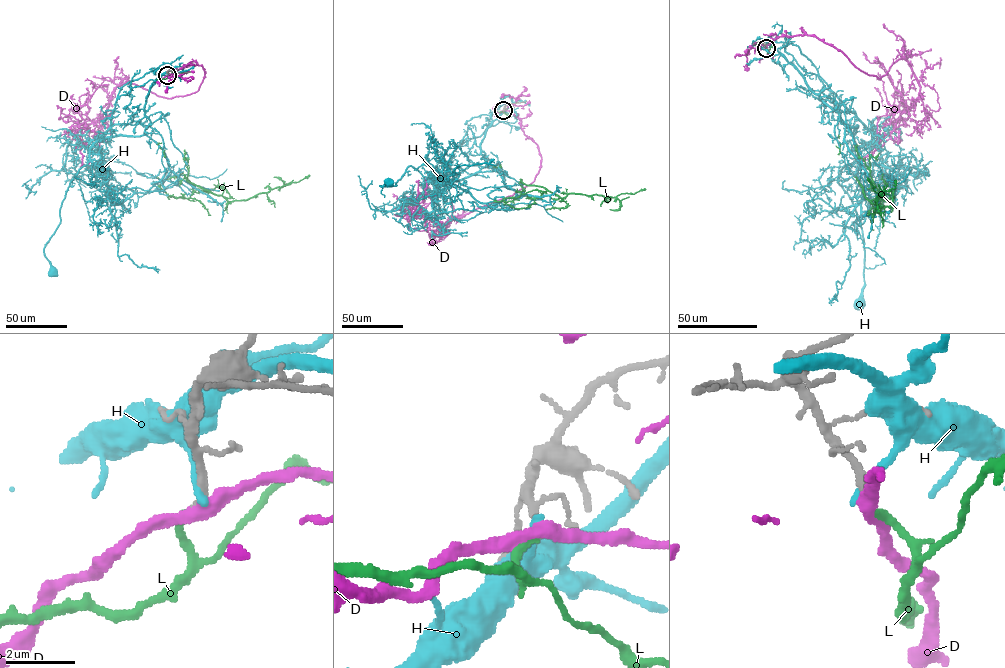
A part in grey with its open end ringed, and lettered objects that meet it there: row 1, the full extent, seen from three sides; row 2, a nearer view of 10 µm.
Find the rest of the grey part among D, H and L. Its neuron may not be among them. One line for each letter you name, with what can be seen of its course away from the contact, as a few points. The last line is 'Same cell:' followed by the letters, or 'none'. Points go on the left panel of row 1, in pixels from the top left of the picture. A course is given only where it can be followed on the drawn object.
L: Its course: (167, 75), (159, 79), (158, 143), (184, 150), (187, 179), (196, 189), (228, 201), (246, 200), (309, 174)
Same cell: L

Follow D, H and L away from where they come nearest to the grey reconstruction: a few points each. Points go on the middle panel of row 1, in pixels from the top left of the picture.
D: (503, 110), (537, 145), (540, 167), (533, 182), (444, 228), (423, 216), (432, 200), (429, 189), (420, 187)
H: (503, 110), (482, 140), (486, 164), (479, 171), (425, 181), (409, 166), (396, 185), (380, 185), (389, 184)
L: (503, 110), (495, 112), (494, 166), (521, 179), (529, 197), (547, 190), (563, 198), (616, 197), (645, 188)

